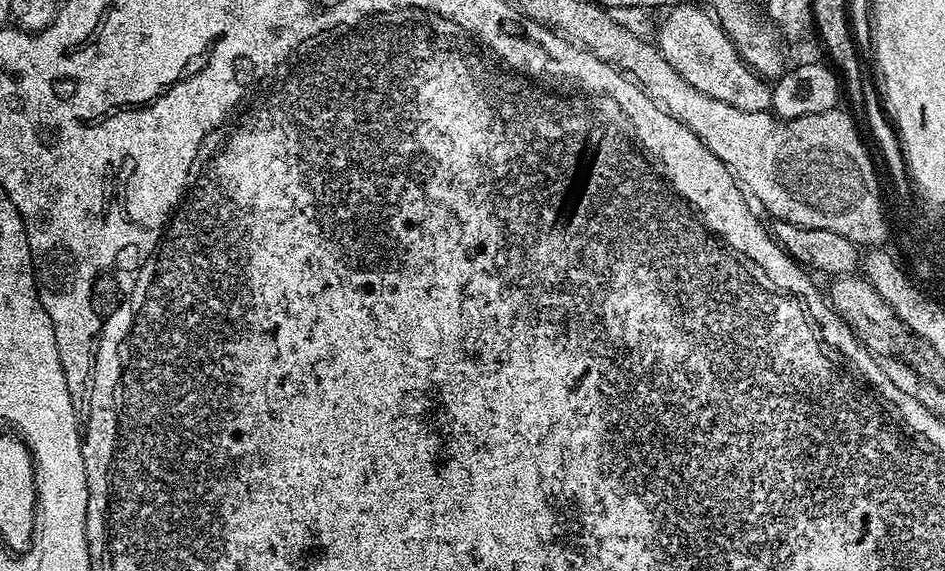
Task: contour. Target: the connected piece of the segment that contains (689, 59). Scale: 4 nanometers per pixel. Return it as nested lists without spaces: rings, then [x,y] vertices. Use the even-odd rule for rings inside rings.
[[[677,6],[665,15],[668,17],[661,22],[654,38],[661,55],[694,90],[726,102],[737,110],[769,111],[772,107],[772,84],[739,56],[735,42],[703,7],[700,8]]]

